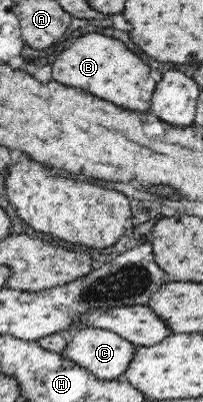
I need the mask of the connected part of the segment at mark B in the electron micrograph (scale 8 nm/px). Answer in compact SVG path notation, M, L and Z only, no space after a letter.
M88 32L64 49L51 64L52 79L67 87L81 88L99 99L129 111L150 112L156 83L149 77L149 65L145 65L115 38Z

